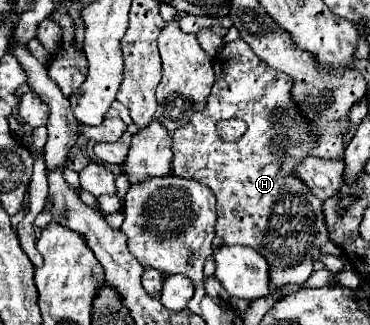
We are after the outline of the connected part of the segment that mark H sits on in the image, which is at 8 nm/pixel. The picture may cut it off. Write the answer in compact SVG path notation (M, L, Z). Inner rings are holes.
M244 40L224 44L212 60L216 70L216 82L206 108L194 114L186 126L174 130L172 138L172 172L186 176L208 186L218 200L216 236L226 244L244 244L254 248L266 258L270 266L270 288L282 288L286 284L304 284L314 272L314 262L322 256L322 246L330 242L326 228L322 200L296 176L296 166L316 148L316 136L312 122L300 112L292 100L292 78L284 72L268 68ZM228 118L242 118L248 128L238 142L224 142L216 134L216 122Z

